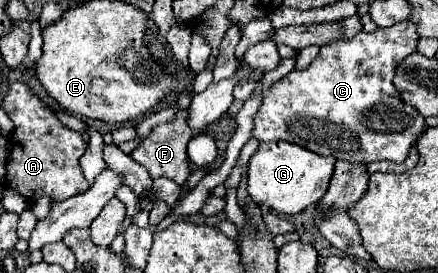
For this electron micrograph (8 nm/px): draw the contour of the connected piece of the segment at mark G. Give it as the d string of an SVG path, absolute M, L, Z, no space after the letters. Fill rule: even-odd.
M288 141L260 143L248 165L248 193L258 205L266 205L280 215L296 215L326 193L332 175L332 157L318 157L318 153L310 153Z

